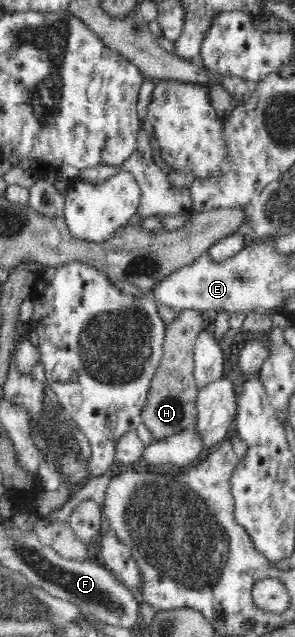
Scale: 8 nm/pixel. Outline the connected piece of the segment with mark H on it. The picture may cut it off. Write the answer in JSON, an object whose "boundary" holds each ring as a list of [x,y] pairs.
{"boundary":[[[185,309],[176,311],[175,317],[163,327],[162,357],[148,387],[141,419],[151,432],[153,441],[176,436],[185,429],[193,429],[198,422],[198,387],[195,378],[194,347],[199,332],[207,327],[203,311]]]}

